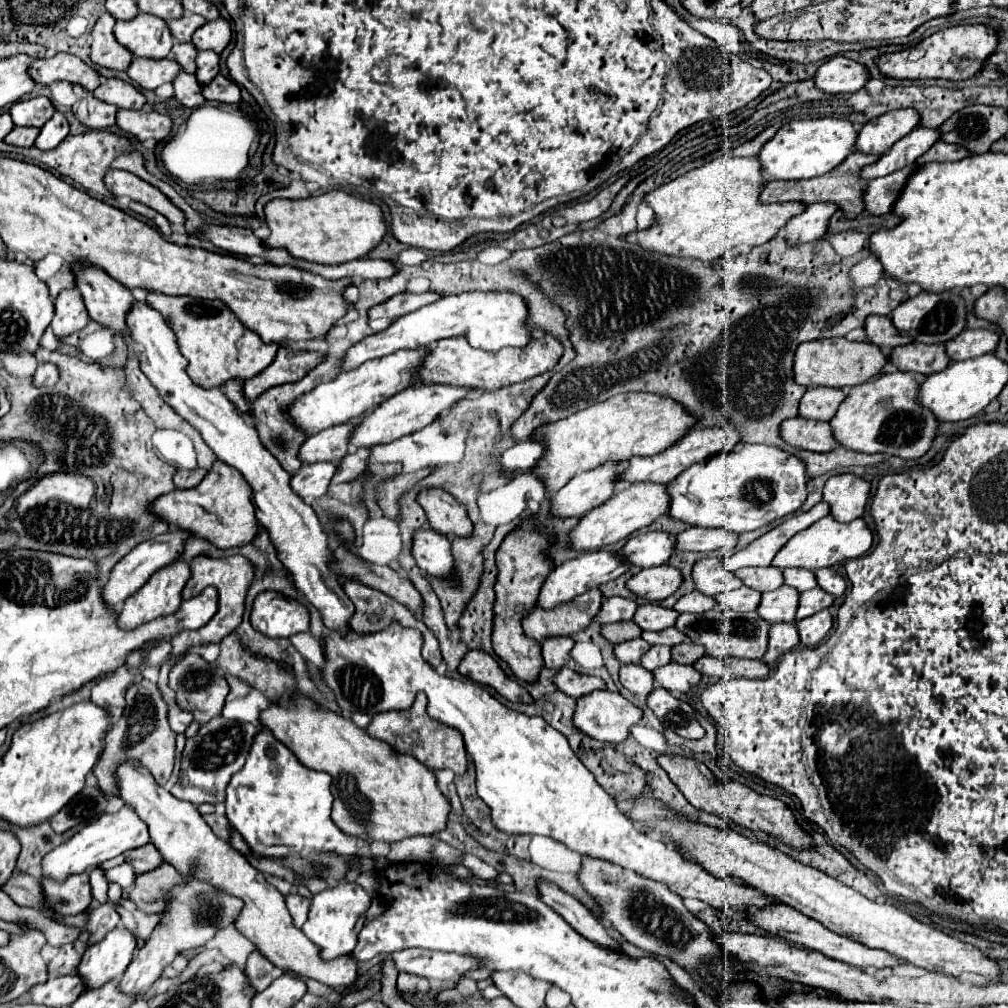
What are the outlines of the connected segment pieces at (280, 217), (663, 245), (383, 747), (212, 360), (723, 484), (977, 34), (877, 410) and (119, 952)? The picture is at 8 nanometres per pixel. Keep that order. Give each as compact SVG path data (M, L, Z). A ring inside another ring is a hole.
M329 190L325 194L299 200L271 200L265 206L265 222L271 228L271 236L265 240L265 246L287 248L297 258L319 264L339 264L363 258L387 234L381 208L343 190Z
M715 158L645 194L643 202L653 208L655 226L635 230L623 236L623 240L657 254L703 262L715 262L739 244L761 246L785 226L787 218L793 218L805 208L799 202L761 204L759 190L763 184L757 158Z
M293 698L293 702L293 710L281 704L263 710L259 722L269 728L277 740L289 746L307 768L333 776L331 792L335 802L331 818L345 834L367 842L399 842L445 830L451 804L439 790L433 770L409 754L393 752L389 744L371 738L349 718L319 710L309 698Z
M149 292L147 302L161 312L165 322L177 336L177 344L181 354L187 358L187 374L201 386L201 388L217 388L235 378L251 378L265 370L275 352L279 350L277 344L267 344L255 334L247 330L235 314L219 300L201 300L193 296L167 296Z
M751 444L741 452L719 452L713 454L707 462L699 462L681 472L675 480L667 484L667 494L671 496L667 514L675 520L681 520L689 526L703 528L725 528L729 532L741 534L747 530L757 530L767 526L783 516L793 514L807 498L805 490L805 464L801 458L787 454L779 448L765 444Z
M983 24L973 26L953 26L925 38L925 54L911 60L911 50L881 54L877 58L877 68L887 78L897 80L923 80L923 78L945 78L945 80L967 80L981 70L983 62L993 54L997 46L997 32Z
M893 372L853 386L829 422L835 440L843 448L855 452L883 452L899 458L923 456L929 450L939 426L935 424L935 418L927 414L927 410L919 410L919 406L915 406L915 394L923 384L923 378L925 376L921 374Z
M119 928L107 934L101 942L87 948L79 964L79 976L83 978L85 990L101 988L105 982L121 978L131 962L135 950L135 938Z

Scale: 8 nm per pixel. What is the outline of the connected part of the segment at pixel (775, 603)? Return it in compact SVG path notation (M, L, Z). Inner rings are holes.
M783 584L779 590L765 592L761 598L761 604L757 612L761 618L767 618L767 622L793 622L795 612L799 604L799 592L787 584Z

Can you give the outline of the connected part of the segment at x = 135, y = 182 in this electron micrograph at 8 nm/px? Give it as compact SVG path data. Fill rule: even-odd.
M109 170L105 174L105 184L115 196L129 196L135 202L157 210L171 224L185 224L185 212L179 210L159 188L147 184L139 176L127 170Z

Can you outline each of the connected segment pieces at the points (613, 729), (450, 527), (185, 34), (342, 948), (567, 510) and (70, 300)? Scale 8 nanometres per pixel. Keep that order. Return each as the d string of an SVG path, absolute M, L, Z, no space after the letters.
M595 690L583 698L577 700L577 712L575 712L575 726L589 734L591 738L597 738L601 742L613 742L619 744L627 740L631 734L631 726L635 726L643 718L643 710L631 704L627 698L623 698L619 692L609 690Z
M423 488L417 498L433 530L447 536L471 534L473 526L471 520L467 518L465 508L461 508L449 492L443 492L443 488Z
M185 14L181 16L179 20L171 20L169 22L169 30L171 34L179 40L179 42L189 42L191 36L195 34L197 28L201 28L207 20L203 16L197 16L197 14Z
M343 880L339 882L339 886L331 890L323 890L313 896L309 918L301 930L309 940L313 940L315 946L319 946L319 956L323 960L335 960L339 956L347 956L357 946L357 936L359 936L359 930L363 928L365 912L369 904L371 904L371 898L365 894L363 888Z
M601 466L599 470L589 470L589 472L573 476L561 490L557 490L551 496L551 510L549 510L551 518L559 518L559 520L563 520L563 518L581 518L589 510L603 504L615 492L615 484L617 484L615 474L617 474L617 466Z
M77 288L61 290L55 300L55 316L51 320L51 328L55 336L63 338L69 336L81 328L85 328L89 322L89 312L83 304L83 298Z

